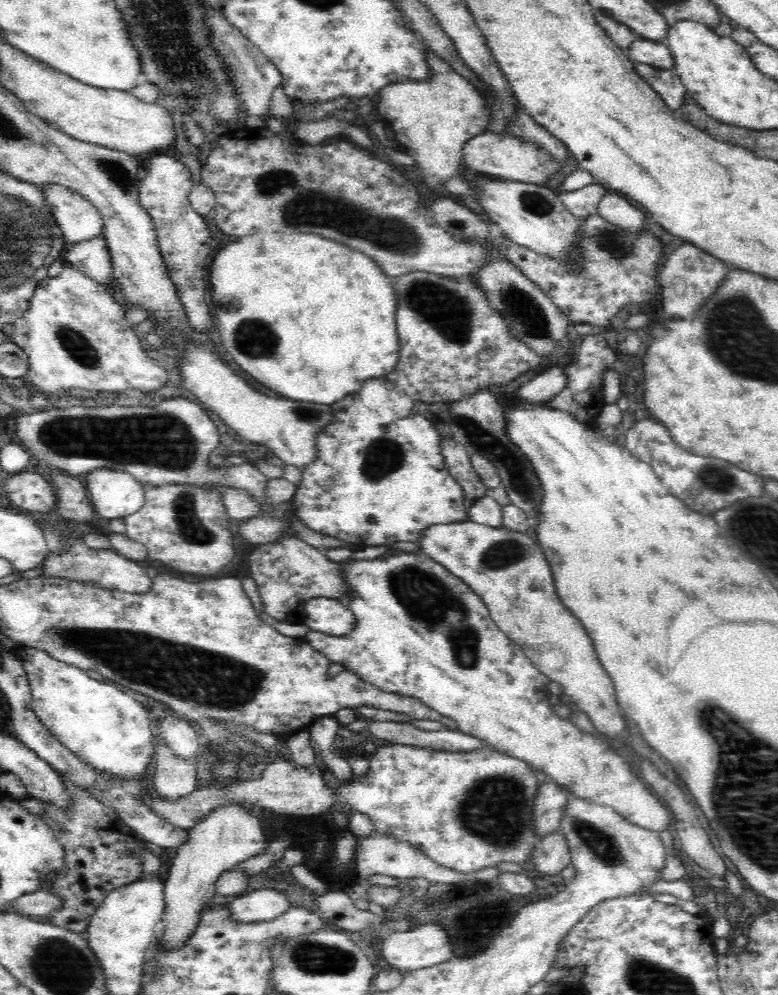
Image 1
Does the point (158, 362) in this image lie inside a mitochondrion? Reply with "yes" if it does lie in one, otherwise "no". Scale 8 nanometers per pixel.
no

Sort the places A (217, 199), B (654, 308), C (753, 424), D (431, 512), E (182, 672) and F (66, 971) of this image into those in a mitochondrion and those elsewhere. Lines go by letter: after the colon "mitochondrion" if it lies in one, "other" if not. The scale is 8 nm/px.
A: other
B: other
C: other
D: other
E: mitochondrion
F: mitochondrion

